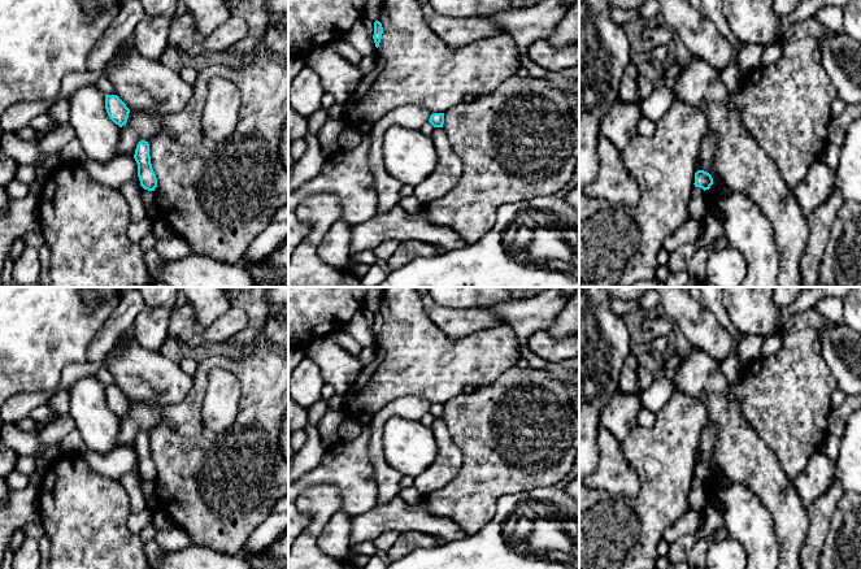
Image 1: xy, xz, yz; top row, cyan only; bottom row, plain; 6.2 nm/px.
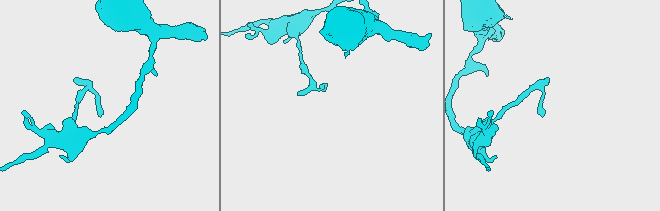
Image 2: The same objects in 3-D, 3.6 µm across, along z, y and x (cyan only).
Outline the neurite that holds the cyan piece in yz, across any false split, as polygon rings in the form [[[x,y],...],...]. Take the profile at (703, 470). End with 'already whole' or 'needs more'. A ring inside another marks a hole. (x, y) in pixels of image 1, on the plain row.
[[[697,461],[695,464],[695,478],[700,478],[704,482],[709,481],[710,477],[713,475],[713,469],[709,464],[704,462],[704,461]]] | already whole

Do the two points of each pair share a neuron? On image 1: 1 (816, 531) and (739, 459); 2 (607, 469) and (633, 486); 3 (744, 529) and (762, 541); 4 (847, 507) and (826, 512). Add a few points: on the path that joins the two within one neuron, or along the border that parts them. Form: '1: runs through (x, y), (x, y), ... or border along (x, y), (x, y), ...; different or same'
1: border along (807, 508), (808, 533), (799, 554); different
2: runs through (613, 476), (626, 482); same
3: runs through (748, 529), (759, 537); same
4: border along (844, 493), (825, 538); different

